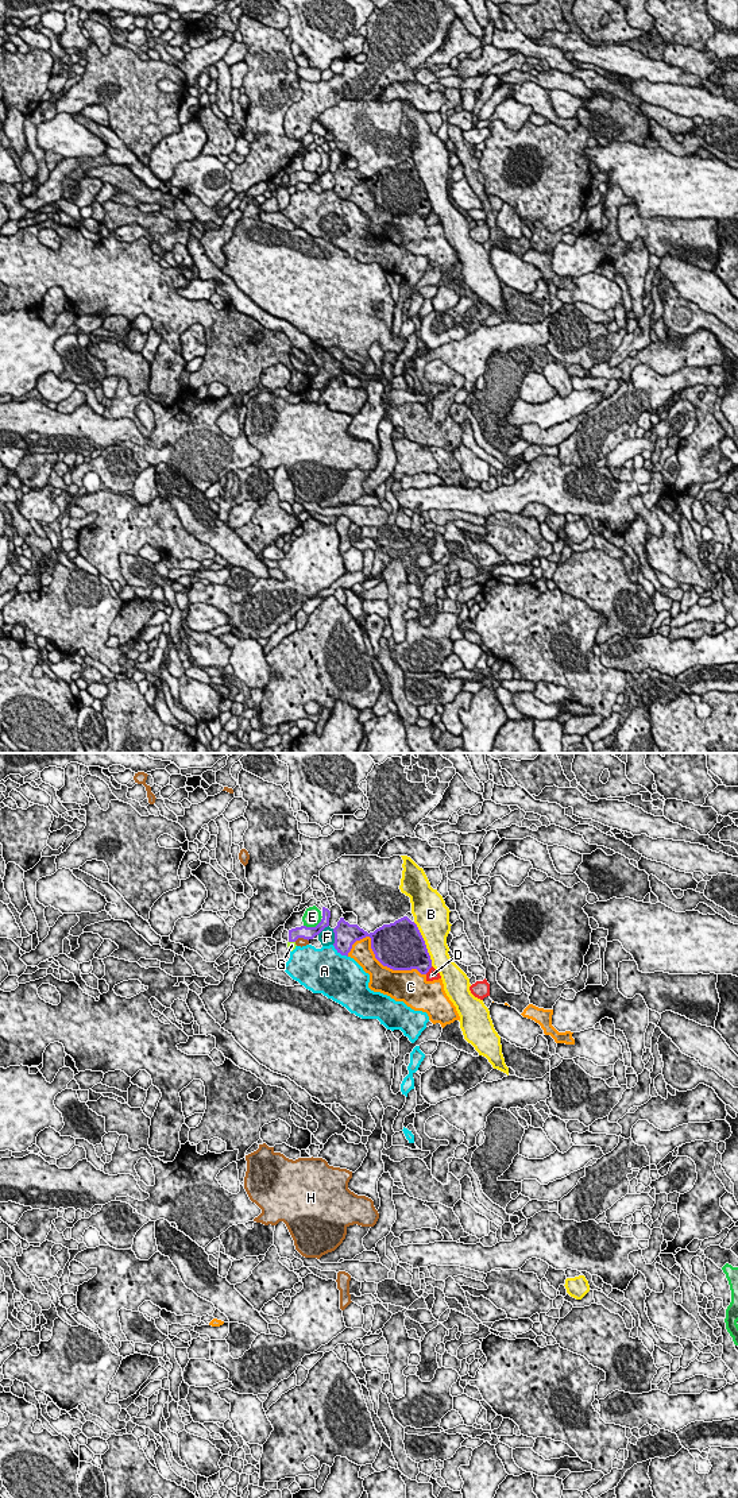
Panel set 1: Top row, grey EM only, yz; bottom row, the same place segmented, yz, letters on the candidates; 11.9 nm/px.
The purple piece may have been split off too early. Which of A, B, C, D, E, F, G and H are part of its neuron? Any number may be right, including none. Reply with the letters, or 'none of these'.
none of these

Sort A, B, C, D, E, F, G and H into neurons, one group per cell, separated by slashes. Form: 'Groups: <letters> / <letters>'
Groups: A / B / C / D / E / F / G / H

